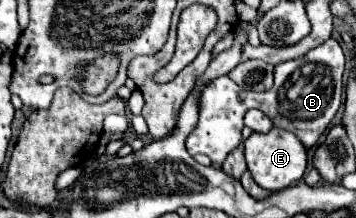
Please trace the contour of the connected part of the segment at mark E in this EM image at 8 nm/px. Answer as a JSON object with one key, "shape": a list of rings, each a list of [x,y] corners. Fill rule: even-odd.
{"shape":[[[249,110],[245,114],[245,126],[249,126],[253,130],[253,134],[245,140],[247,168],[253,176],[253,180],[261,188],[277,192],[277,190],[283,190],[303,178],[305,168],[307,168],[307,150],[303,146],[303,142],[293,132],[273,128],[271,118],[259,110]],[[257,132],[267,132],[267,134],[257,134]]]}

